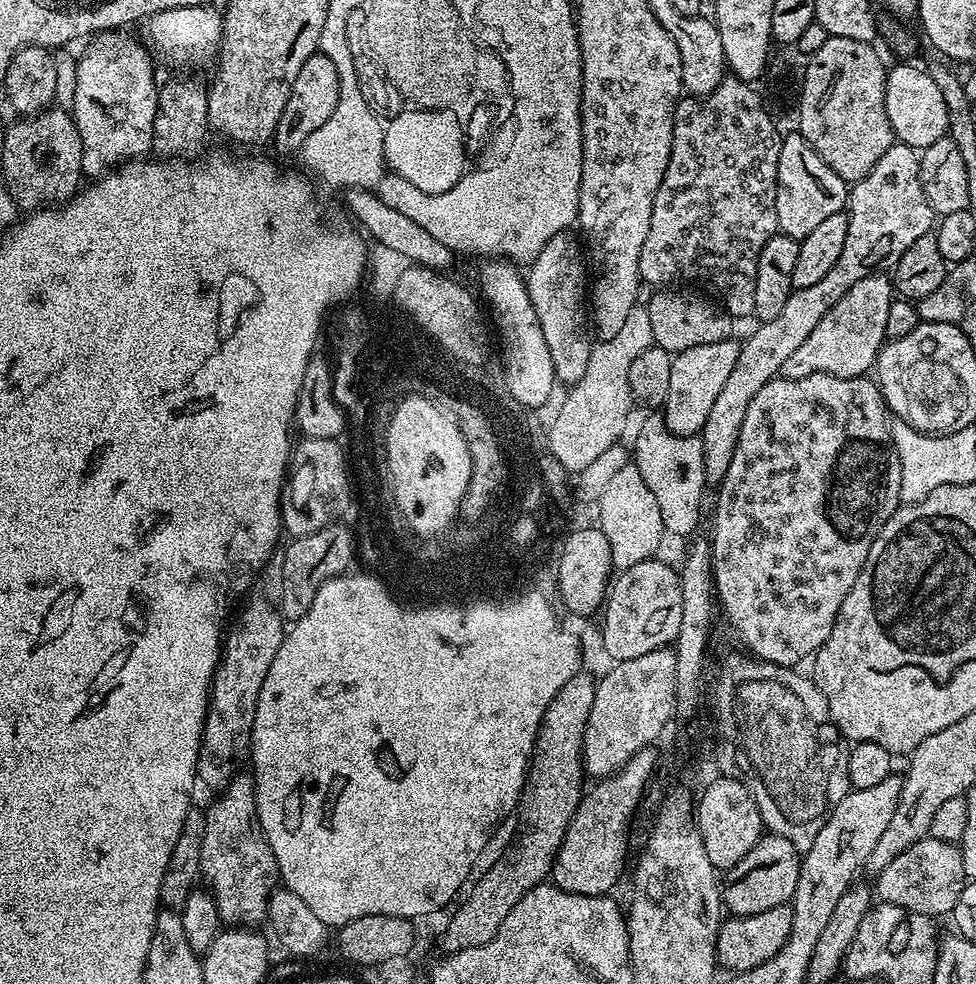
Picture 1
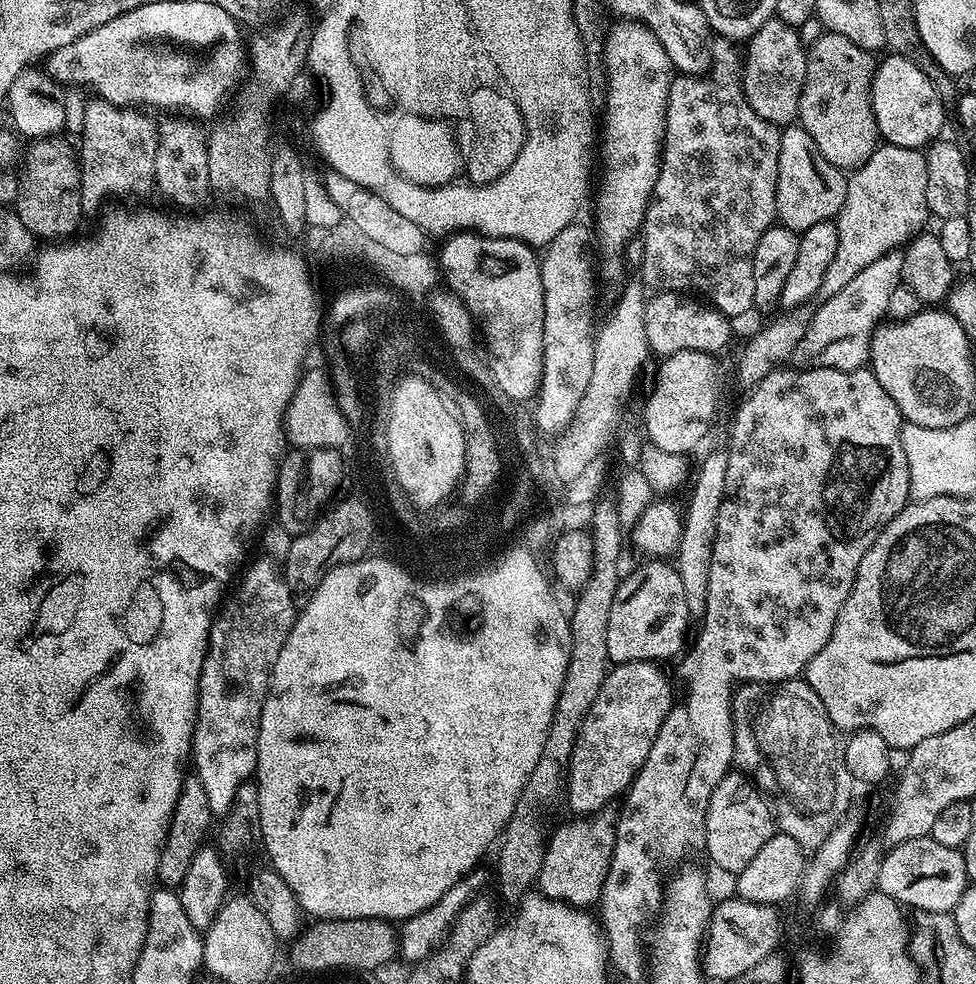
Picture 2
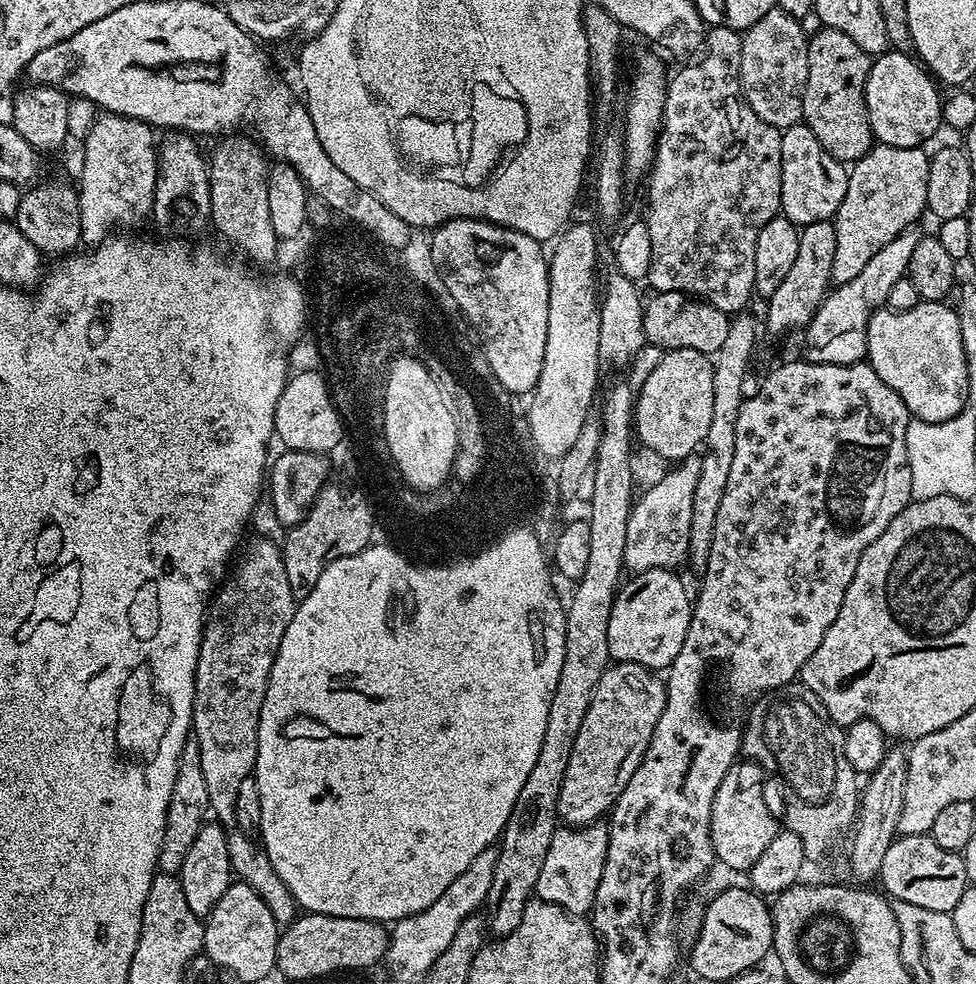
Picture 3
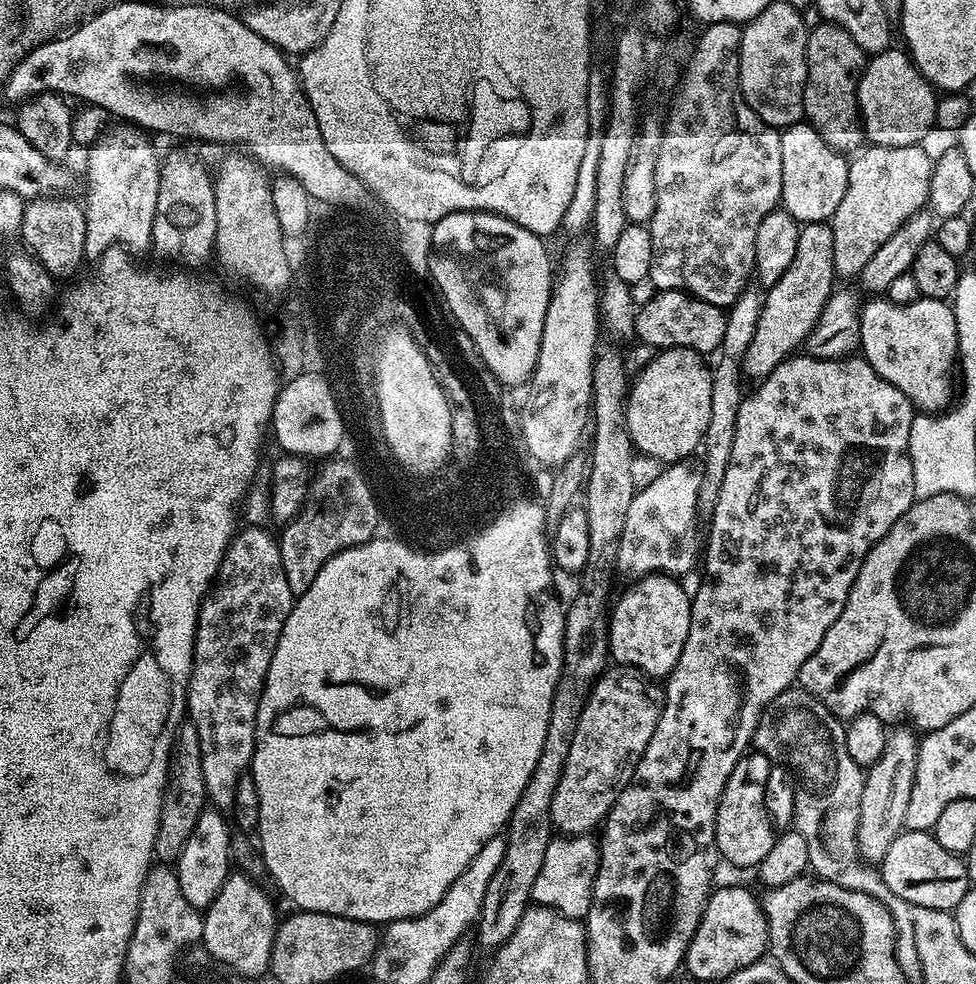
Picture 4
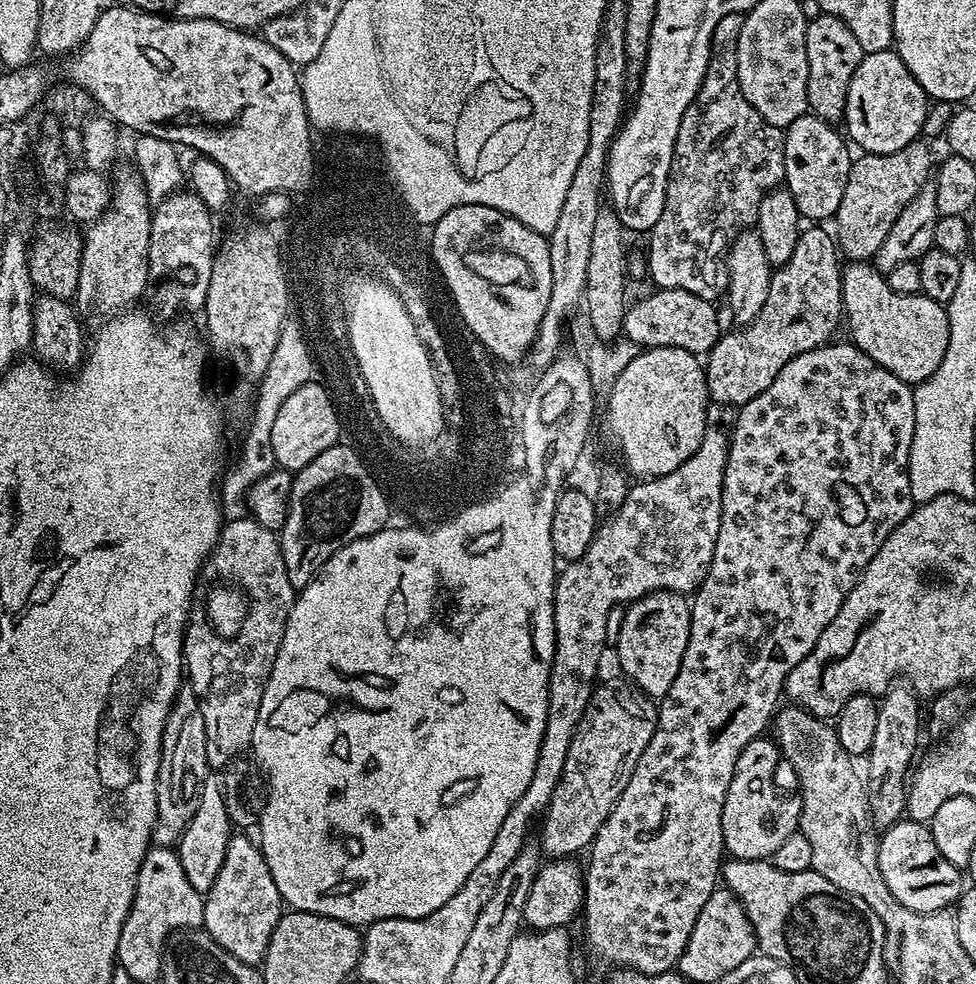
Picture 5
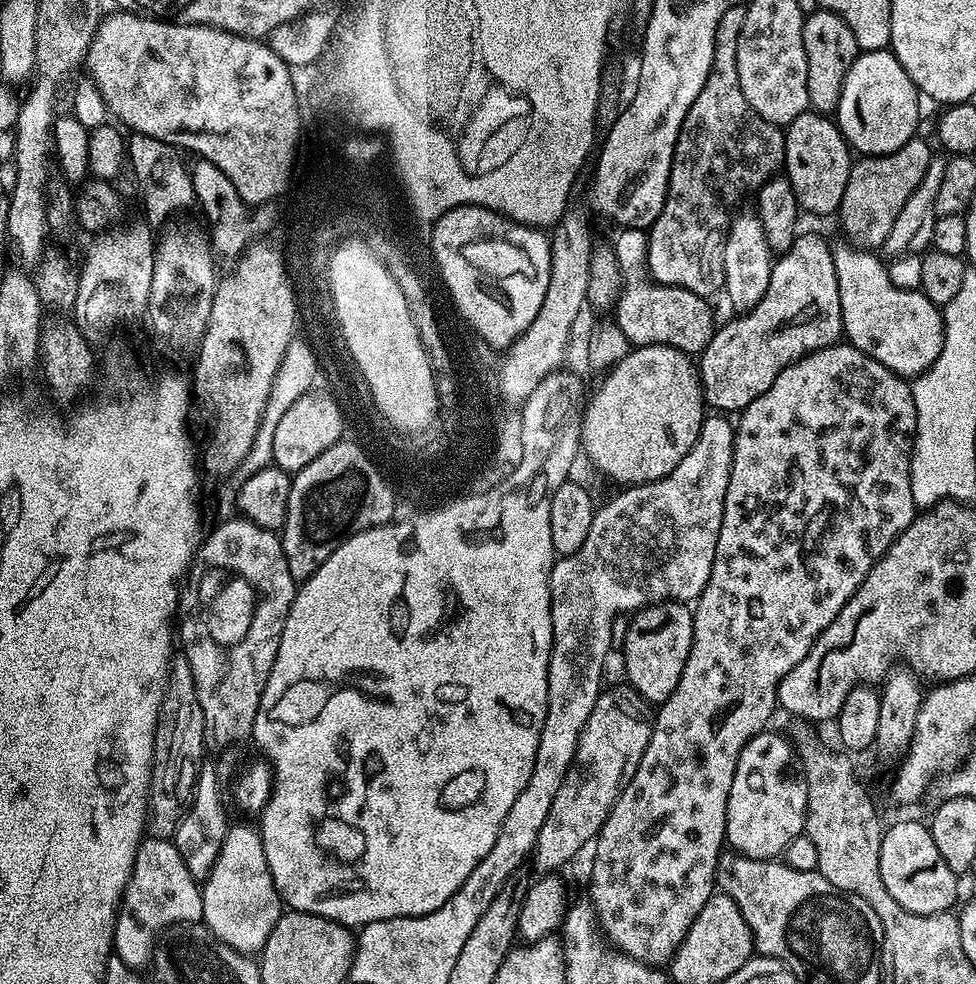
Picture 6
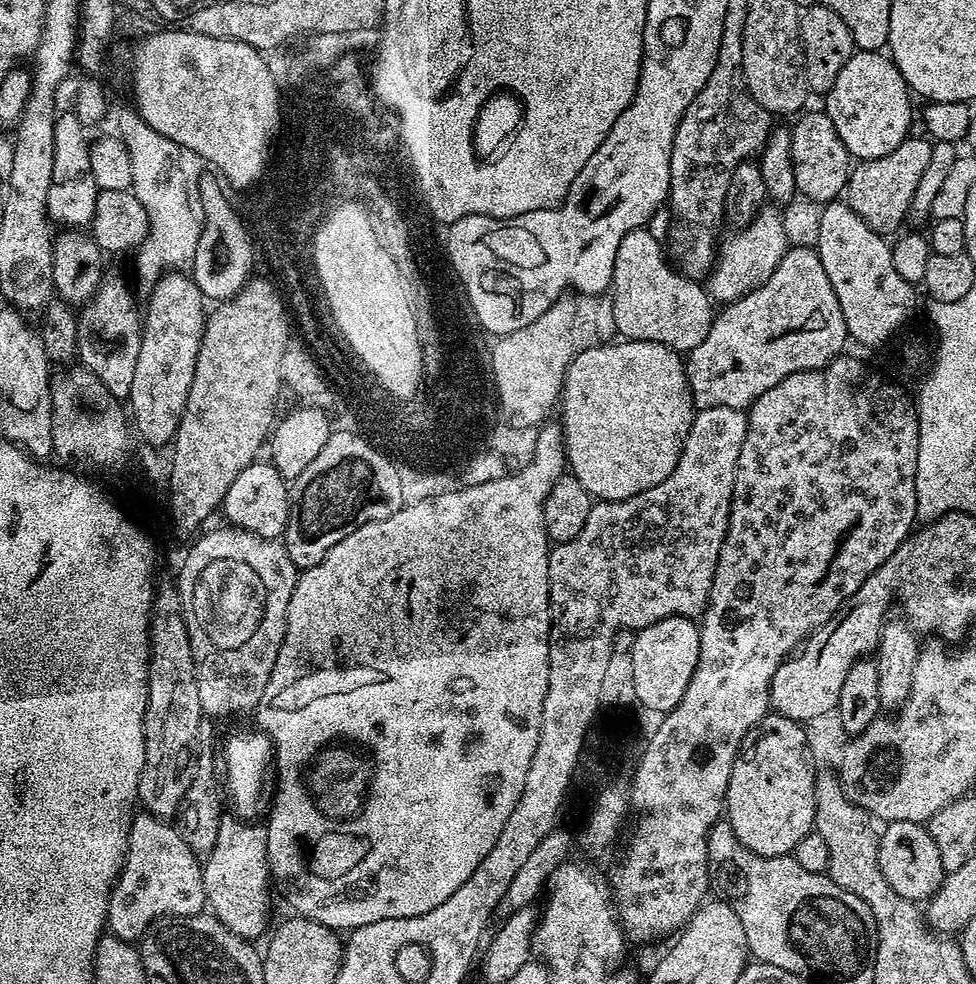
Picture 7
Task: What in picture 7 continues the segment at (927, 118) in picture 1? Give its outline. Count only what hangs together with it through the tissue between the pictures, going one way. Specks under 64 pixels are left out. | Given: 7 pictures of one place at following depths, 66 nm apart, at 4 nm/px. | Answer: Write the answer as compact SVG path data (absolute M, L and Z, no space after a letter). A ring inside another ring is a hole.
M855 51L846 66L842 66L842 74L834 81L834 86L826 94L826 111L830 122L834 122L834 130L838 130L838 138L846 146L849 157L857 161L882 158L882 154L890 154L901 142L909 139L910 129L914 119L912 100L908 83L902 78L898 66L883 51Z

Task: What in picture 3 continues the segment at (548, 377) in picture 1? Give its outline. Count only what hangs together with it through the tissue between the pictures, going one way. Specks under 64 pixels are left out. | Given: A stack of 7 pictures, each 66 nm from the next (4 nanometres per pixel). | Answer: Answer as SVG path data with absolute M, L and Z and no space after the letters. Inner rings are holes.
M450 220L441 224L431 233L432 236L432 260L439 279L444 282L447 299L456 298L462 314L475 320L478 335L481 336L486 350L492 360L494 375L500 376L502 389L505 393L518 394L523 388L528 388L532 380L536 380L542 374L542 358L546 354L546 318L548 317L548 262L546 252L542 249L541 241L530 238L526 234L516 232L512 228L502 228L499 224L489 224L486 220Z

